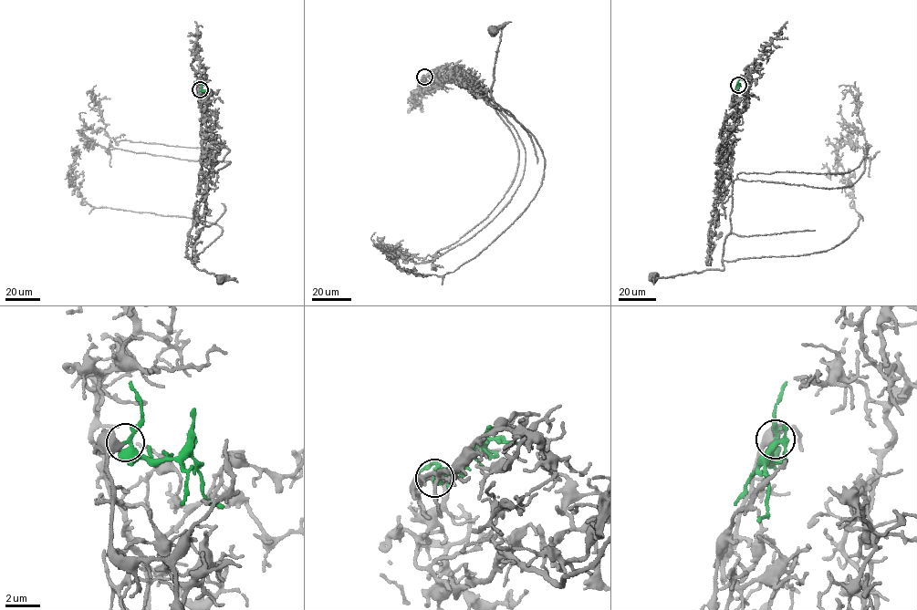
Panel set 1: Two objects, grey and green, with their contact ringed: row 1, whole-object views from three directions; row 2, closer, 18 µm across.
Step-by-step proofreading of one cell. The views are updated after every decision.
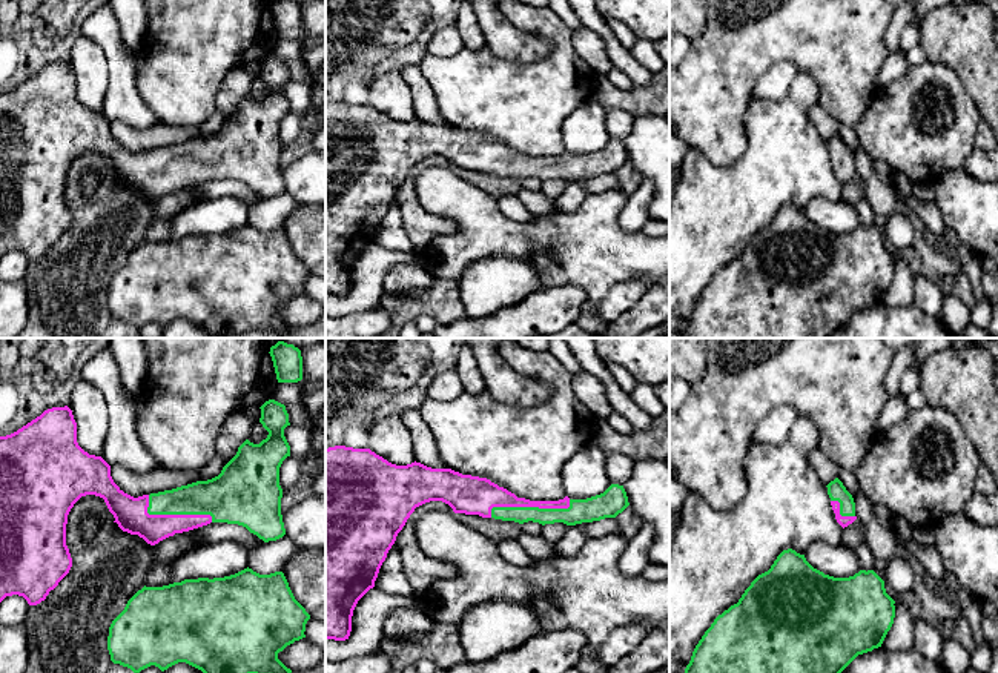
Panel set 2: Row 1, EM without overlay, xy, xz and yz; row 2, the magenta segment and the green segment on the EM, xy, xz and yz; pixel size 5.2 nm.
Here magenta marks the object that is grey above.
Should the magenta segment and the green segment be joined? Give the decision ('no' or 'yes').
yes

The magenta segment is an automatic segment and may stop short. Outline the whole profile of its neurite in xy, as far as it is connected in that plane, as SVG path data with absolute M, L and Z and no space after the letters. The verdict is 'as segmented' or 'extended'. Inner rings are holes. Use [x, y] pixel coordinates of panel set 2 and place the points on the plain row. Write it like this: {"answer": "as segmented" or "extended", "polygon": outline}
{"answer": "extended", "polygon": "M275 55L259 65L267 94L259 100L246 95L218 132L138 154L114 138L111 121L101 112L89 111L78 101L77 78L68 61L48 65L17 88L0 92L0 258L18 250L29 261L37 261L69 229L68 171L86 151L103 154L114 178L150 201L210 178L243 181L264 198L283 194L279 123L290 112L284 92L284 85L290 81L289 69Z"}

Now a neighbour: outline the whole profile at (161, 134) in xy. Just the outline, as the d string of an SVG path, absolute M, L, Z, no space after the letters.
M112 121L111 132L124 149L138 154L143 151L172 146L181 141L197 138L200 128L195 126L172 126L158 121L149 131L138 131L126 123Z

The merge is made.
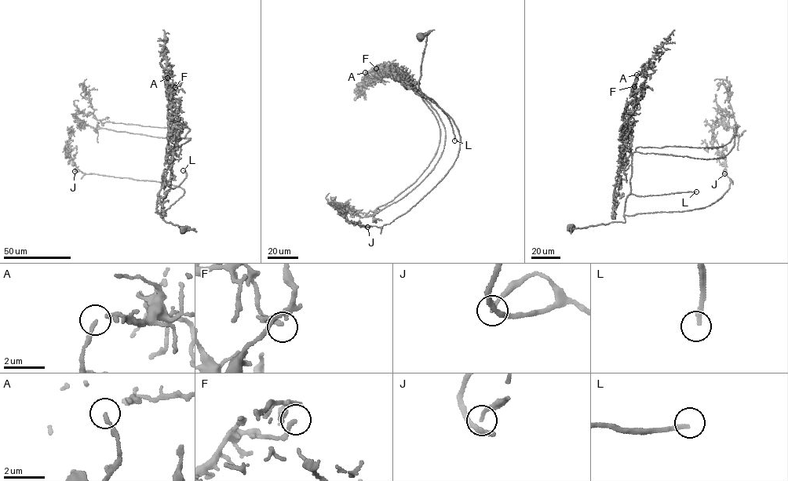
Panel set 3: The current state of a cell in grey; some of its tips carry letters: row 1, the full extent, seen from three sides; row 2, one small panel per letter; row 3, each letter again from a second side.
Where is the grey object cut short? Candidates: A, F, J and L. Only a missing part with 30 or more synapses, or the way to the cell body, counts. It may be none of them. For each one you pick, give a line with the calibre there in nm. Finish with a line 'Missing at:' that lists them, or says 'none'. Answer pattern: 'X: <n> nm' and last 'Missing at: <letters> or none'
J: 90 nm
L: 200 nm
Missing at: J, L

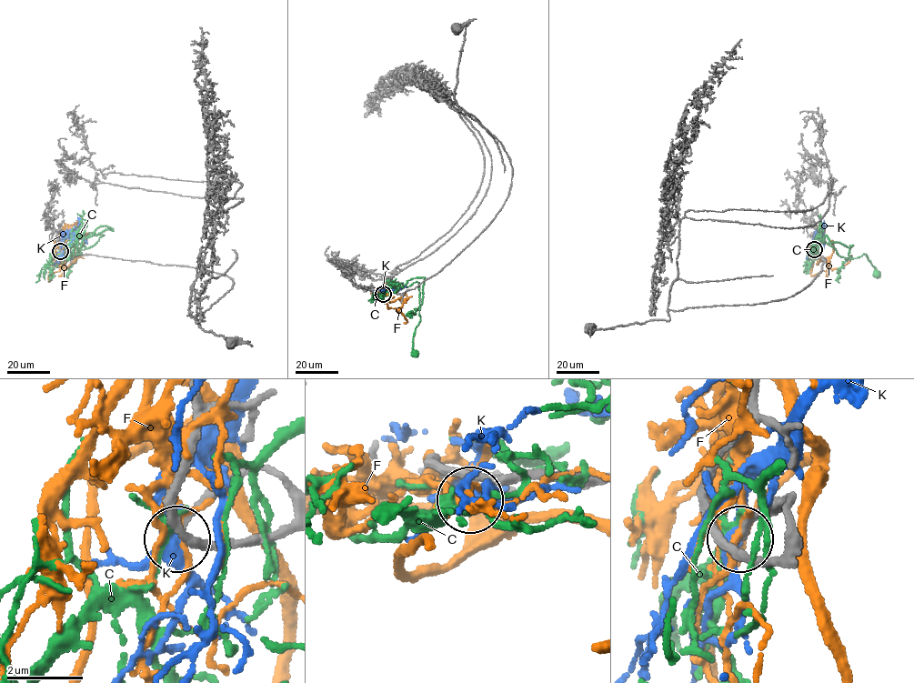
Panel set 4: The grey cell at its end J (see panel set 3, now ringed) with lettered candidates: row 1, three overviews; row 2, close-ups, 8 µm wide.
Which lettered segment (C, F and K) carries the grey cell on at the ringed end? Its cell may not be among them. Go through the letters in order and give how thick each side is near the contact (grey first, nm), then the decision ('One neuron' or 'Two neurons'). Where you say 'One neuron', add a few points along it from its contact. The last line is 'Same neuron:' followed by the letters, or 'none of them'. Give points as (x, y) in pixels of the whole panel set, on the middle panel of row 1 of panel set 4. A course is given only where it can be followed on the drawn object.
C: Thickness 140 nm (grey) against 120 nm. Two neurons
F: Thickness 150 nm (grey) against 200 nm. Two neurons
K: Thickness 90 nm (grey) against 280 nm. Two neurons
Same neuron: none of them

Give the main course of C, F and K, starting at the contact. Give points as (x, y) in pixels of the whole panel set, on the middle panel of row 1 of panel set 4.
C: (382, 294), (413, 278), (424, 278), (421, 305), (414, 315), (408, 313), (412, 316)
F: (383, 294), (379, 293), (383, 295), (378, 296), (382, 301), (403, 315), (406, 321), (404, 323)
K: (383, 294), (393, 289), (388, 287), (395, 290)

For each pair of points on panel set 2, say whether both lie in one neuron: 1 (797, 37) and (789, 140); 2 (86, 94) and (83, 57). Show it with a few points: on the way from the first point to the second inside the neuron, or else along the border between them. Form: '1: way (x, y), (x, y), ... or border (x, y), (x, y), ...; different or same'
1: border (799, 71), (803, 71), (816, 82), (817, 102); different
2: way (86, 85), (86, 66); same

